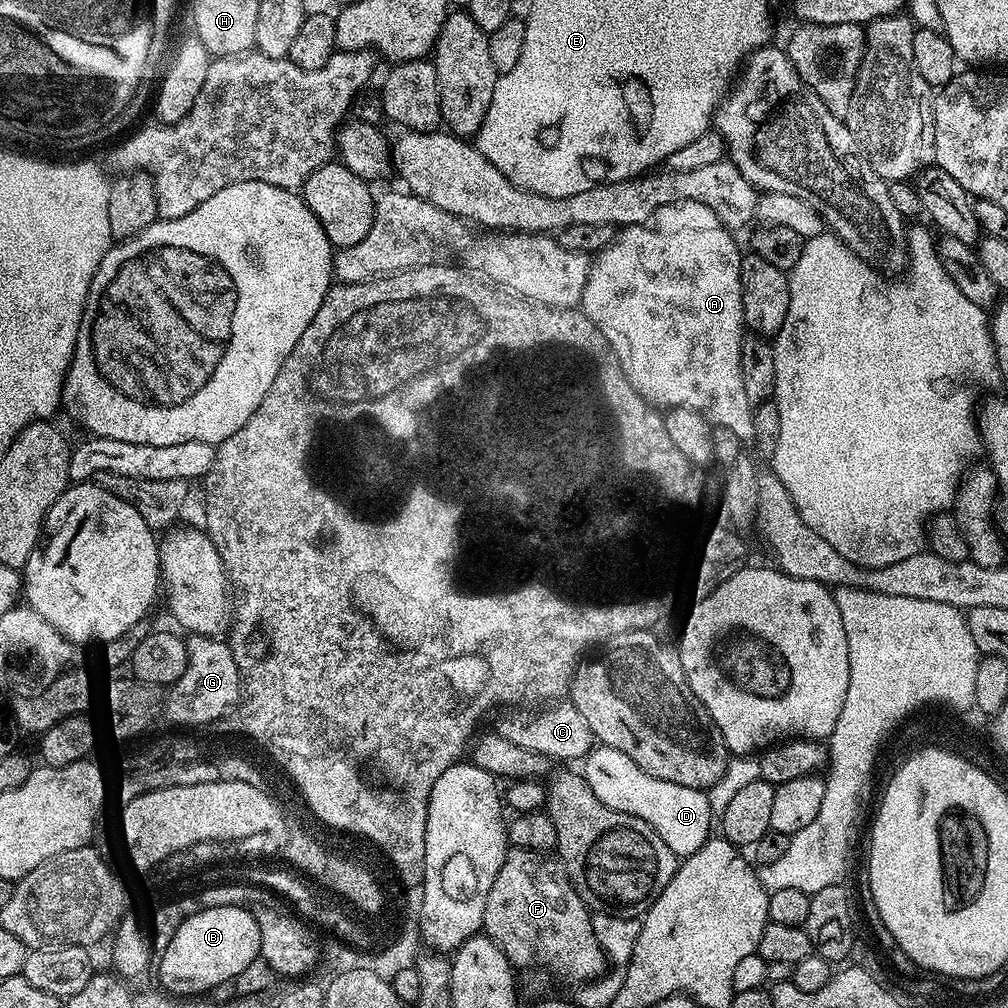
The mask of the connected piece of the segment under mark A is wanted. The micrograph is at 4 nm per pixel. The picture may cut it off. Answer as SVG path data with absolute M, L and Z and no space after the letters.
M682 202L681 204L662 206L656 211L655 224L656 228L643 224L630 224L621 227L615 233L612 243L602 251L595 253L592 269L586 278L582 310L596 323L598 330L602 330L602 334L614 350L626 378L649 404L653 406L664 404L665 409L685 406L695 408L708 419L709 424L726 430L734 430L734 434L738 434L741 442L752 442L754 441L754 418L752 417L754 404L746 394L742 366L740 365L742 346L746 343L746 325L742 310L742 274L740 273L742 251L740 252L735 238L732 237L735 235L722 223L718 214L714 214L714 210L710 210L710 206L702 206L702 202Z

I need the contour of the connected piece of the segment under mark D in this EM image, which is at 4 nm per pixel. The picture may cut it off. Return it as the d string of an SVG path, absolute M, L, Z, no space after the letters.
M593 747L582 761L582 775L594 794L598 794L598 800L606 802L610 810L622 810L622 814L634 814L634 818L650 822L650 826L654 826L662 842L670 846L677 858L702 850L702 846L713 835L714 813L707 791L654 778L646 774L646 770L637 766L629 756L622 754L622 750Z

